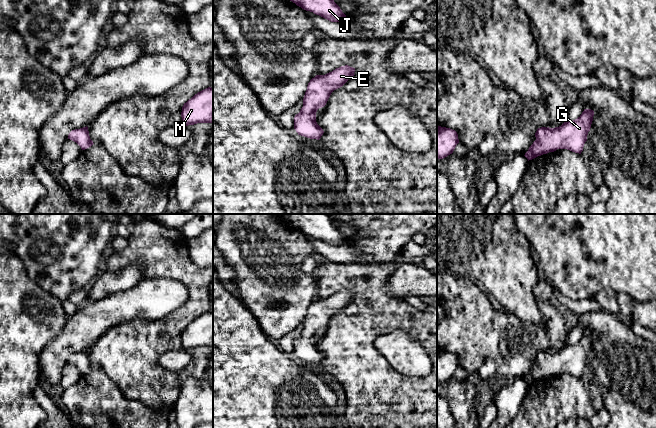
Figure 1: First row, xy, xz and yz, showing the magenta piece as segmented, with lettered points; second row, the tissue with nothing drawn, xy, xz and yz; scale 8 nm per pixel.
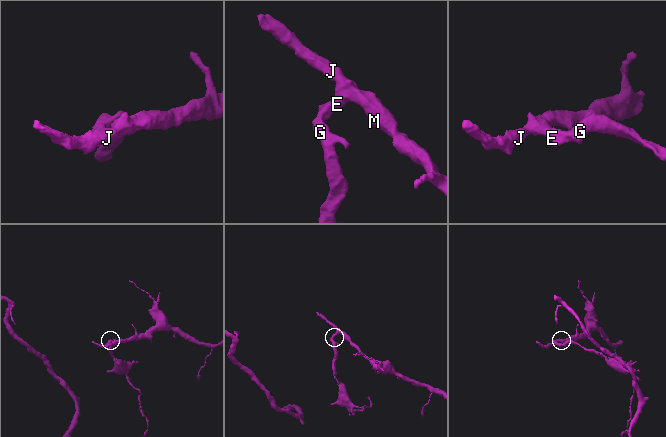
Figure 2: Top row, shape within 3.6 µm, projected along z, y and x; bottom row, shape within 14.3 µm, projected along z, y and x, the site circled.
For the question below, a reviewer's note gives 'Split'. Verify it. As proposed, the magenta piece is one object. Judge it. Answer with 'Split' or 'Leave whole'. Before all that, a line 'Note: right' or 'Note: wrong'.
Note: wrong
Leave whole

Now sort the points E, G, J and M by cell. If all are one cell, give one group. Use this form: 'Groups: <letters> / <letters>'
Groups: E G J M

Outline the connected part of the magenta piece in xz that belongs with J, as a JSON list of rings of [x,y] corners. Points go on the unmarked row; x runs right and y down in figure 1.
[[[280,214],[280,216],[302,233],[331,246],[347,245],[346,239],[327,214]]]

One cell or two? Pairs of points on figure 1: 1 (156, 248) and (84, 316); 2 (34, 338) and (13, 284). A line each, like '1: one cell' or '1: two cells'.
1: two cells
2: one cell

